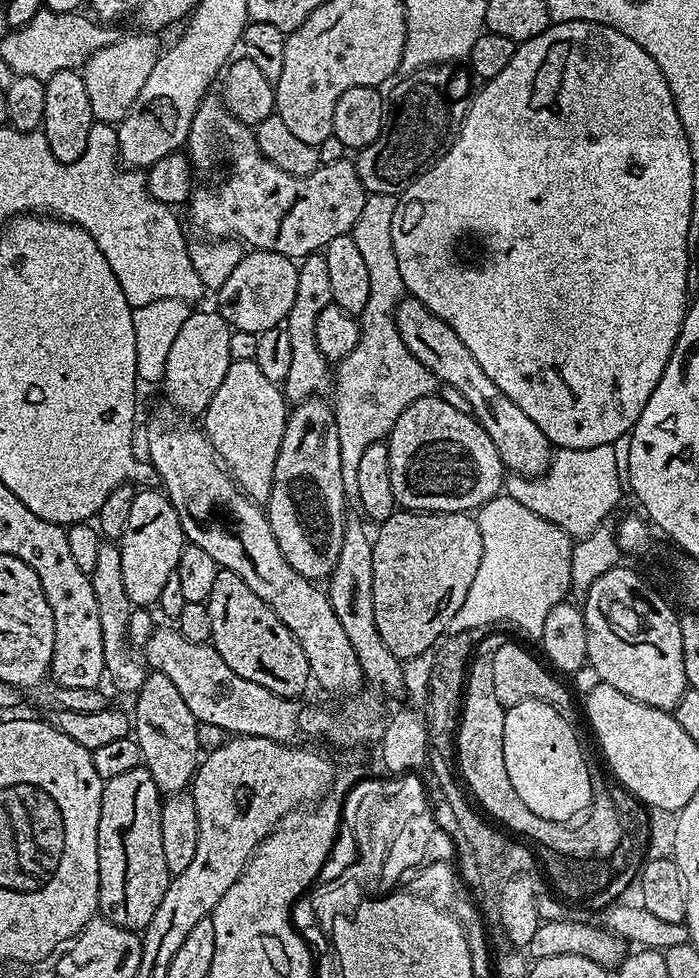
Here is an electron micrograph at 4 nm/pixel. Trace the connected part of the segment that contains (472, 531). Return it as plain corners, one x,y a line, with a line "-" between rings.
397,510
379,525
380,533
372,540
374,624
382,642
401,662
424,652
432,652
449,631
458,606
466,602
470,582
482,562
482,534
475,515
466,512
413,512

